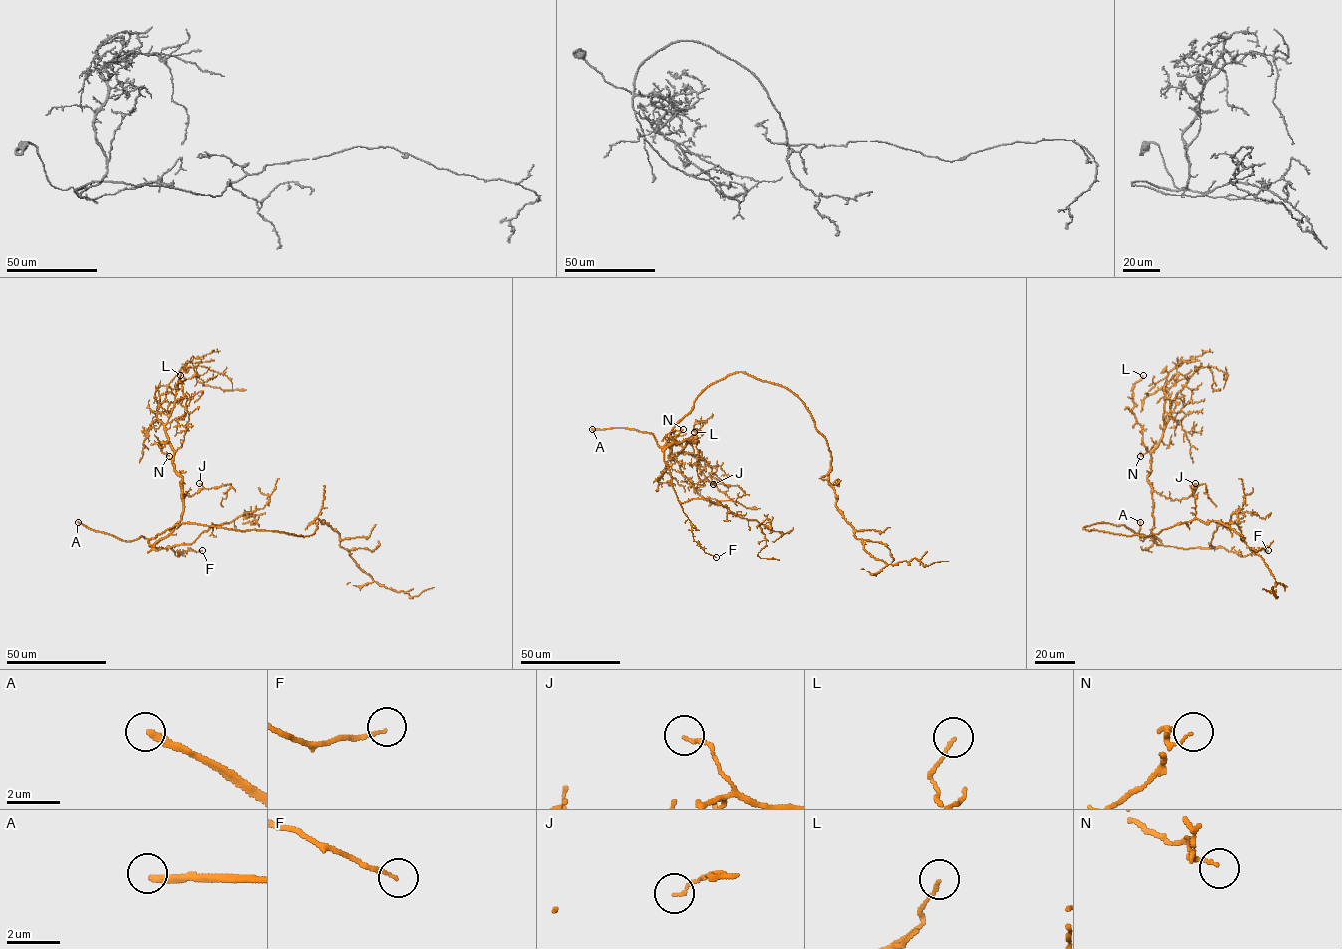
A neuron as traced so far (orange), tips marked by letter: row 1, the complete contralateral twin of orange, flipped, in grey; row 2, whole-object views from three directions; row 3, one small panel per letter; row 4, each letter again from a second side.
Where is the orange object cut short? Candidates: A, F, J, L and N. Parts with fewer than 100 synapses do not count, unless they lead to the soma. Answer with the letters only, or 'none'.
A

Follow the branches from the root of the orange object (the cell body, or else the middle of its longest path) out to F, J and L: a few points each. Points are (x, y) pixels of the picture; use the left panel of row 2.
F: (200, 524), (174, 525), (151, 538), (148, 544), (156, 549), (169, 547), (178, 556), (190, 549), (202, 550)
J: (200, 524), (174, 525), (148, 543), (170, 533), (181, 519), (182, 491), (182, 500), (202, 488), (199, 483)
L: (200, 524), (174, 525), (148, 543), (181, 519), (182, 478), (173, 453), (188, 413), (181, 404), (180, 375)

